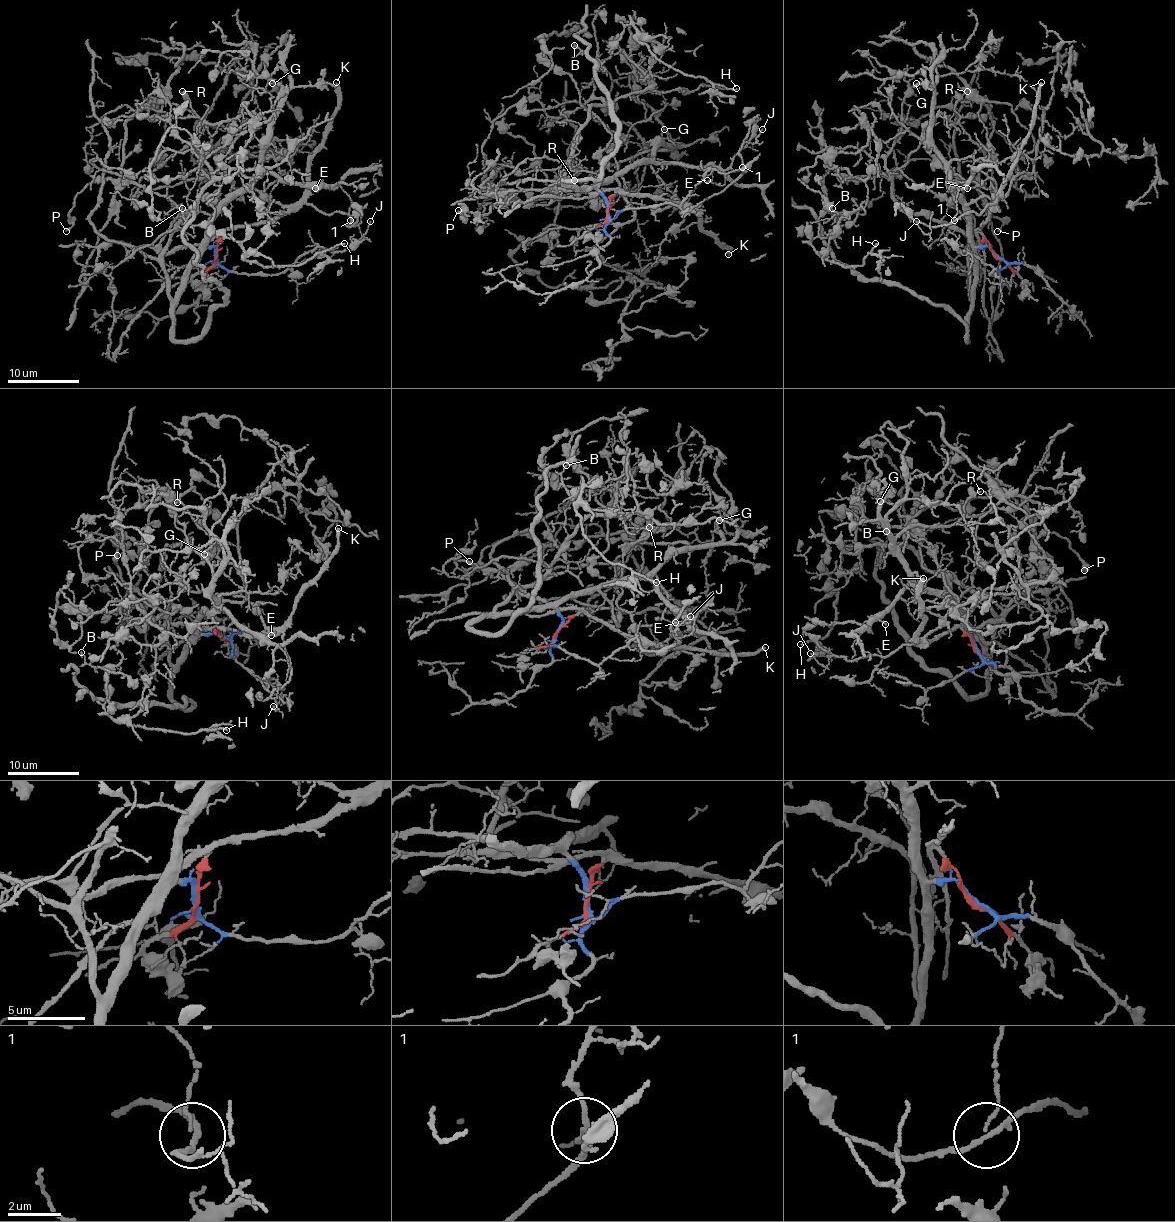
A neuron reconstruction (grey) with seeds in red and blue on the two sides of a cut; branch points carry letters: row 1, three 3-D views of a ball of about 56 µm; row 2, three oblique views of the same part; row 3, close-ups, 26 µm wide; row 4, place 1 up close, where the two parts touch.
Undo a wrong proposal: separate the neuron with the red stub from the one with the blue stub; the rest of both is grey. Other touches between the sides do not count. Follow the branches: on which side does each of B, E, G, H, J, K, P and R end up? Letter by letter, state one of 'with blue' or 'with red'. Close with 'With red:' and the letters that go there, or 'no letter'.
B: with blue
E: with blue
G: with blue
H: with blue
J: with red
K: with red
P: with blue
R: with blue
With red: J, K

